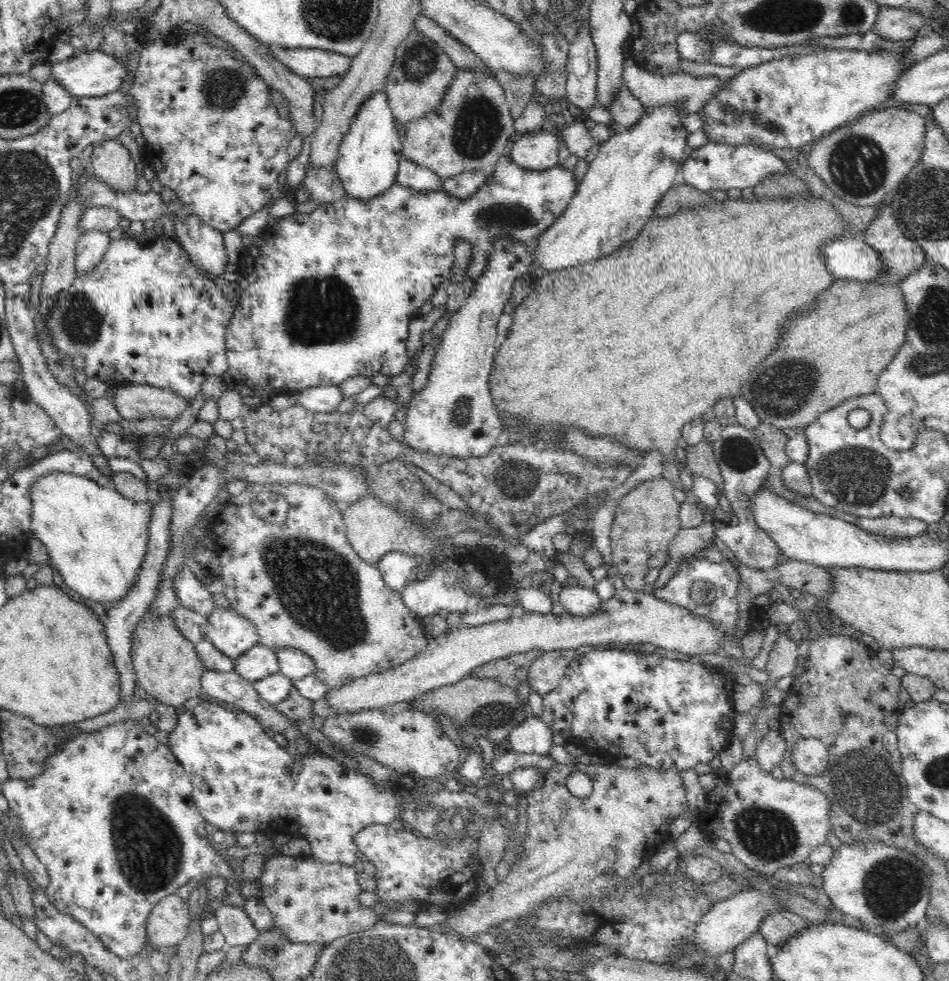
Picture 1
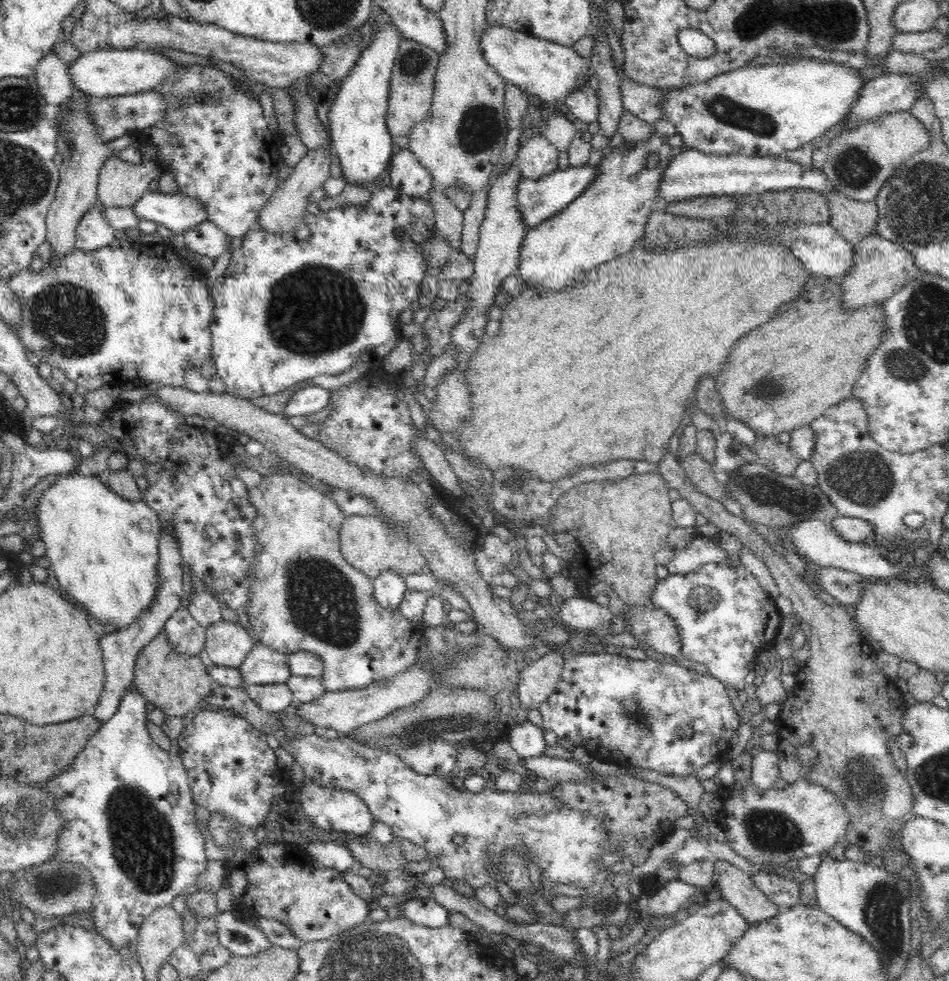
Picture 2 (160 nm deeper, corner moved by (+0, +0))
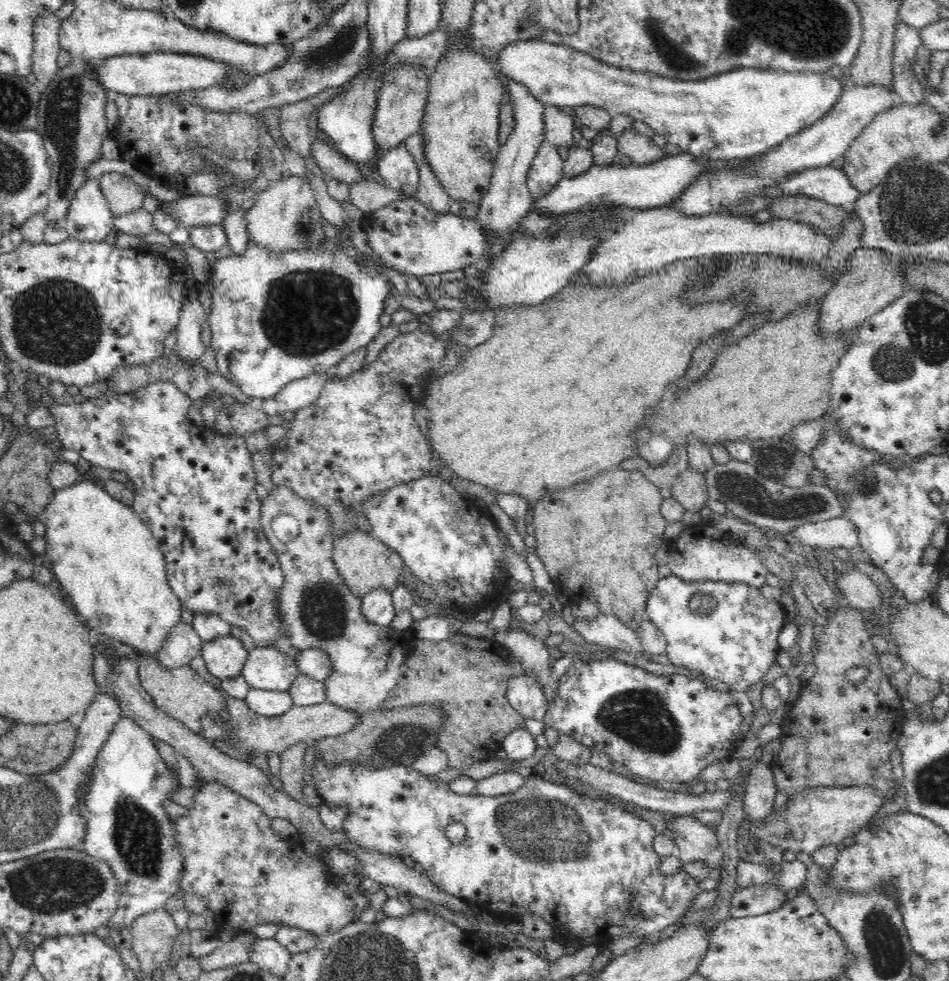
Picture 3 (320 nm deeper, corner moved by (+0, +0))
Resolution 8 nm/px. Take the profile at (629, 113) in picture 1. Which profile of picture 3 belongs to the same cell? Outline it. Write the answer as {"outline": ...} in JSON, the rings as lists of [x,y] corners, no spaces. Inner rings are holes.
{"outline":[[[634,128],[627,129],[617,140],[617,151],[628,157],[633,165],[648,165],[666,157],[662,148],[652,141],[652,137],[642,135]]]}

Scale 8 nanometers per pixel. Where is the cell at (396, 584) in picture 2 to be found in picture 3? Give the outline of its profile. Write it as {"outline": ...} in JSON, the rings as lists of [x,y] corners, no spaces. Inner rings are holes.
{"outline":[[[376,588],[362,599],[362,617],[366,623],[378,627],[388,627],[394,621],[396,611],[394,611],[394,601],[392,601],[392,591],[385,588]]]}

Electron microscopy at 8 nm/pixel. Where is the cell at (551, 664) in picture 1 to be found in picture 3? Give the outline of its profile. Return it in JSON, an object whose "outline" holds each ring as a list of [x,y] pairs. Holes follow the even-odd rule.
{"outline":[[[520,675],[509,680],[506,698],[510,706],[524,718],[542,721],[548,712],[549,703],[545,692],[533,676]]]}

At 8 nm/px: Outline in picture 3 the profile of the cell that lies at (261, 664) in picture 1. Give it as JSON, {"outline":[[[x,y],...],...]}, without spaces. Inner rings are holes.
{"outline":[[[254,647],[243,667],[242,676],[251,688],[289,692],[298,678],[297,660],[274,647]]]}

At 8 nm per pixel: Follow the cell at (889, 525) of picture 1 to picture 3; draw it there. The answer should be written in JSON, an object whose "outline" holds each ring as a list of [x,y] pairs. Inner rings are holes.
{"outline":[[[845,516],[825,521],[806,522],[797,526],[790,534],[808,546],[825,549],[850,549],[860,545],[856,525]]]}

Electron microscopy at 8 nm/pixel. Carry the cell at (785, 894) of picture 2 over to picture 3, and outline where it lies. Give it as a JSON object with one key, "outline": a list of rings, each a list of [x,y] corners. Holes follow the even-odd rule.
{"outline":[[[766,884],[748,886],[734,893],[728,917],[756,916],[780,908],[786,904],[785,891]]]}

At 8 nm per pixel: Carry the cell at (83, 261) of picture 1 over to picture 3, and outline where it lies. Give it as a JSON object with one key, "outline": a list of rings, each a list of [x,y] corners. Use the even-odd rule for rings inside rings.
{"outline":[[[88,178],[69,202],[65,227],[70,237],[82,242],[102,242],[116,230],[114,216],[101,192],[100,181]]]}

